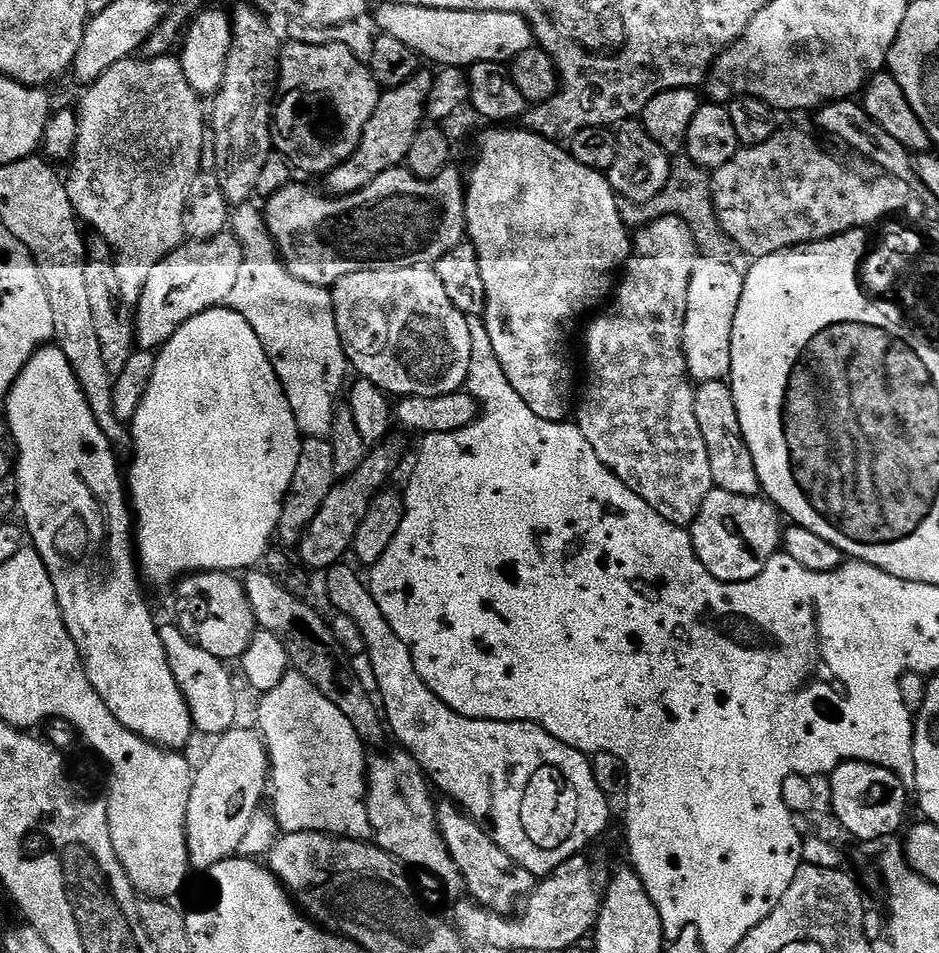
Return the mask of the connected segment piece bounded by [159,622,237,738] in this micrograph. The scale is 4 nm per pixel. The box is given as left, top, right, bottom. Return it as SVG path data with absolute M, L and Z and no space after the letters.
M175 623L159 625L162 646L166 646L166 654L170 662L170 670L186 698L192 711L192 722L197 733L205 732L211 738L219 738L228 732L236 723L236 688L232 685L232 676L227 672L225 661L214 658L214 654L206 654L198 645L192 644L184 637Z

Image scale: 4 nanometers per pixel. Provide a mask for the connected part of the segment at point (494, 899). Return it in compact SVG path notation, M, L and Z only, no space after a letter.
M444 802L436 809L436 820L450 850L450 858L454 858L454 866L458 866L462 874L467 895L472 895L481 904L481 909L508 914L517 907L521 898L531 894L538 883L537 877L532 876L530 870L515 864L510 854L499 848L491 835L467 812L457 807L455 803Z

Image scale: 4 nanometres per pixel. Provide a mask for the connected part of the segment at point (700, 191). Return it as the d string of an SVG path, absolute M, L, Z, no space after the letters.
M681 158L677 164L675 161L671 169L672 173L666 186L650 202L630 202L617 199L618 214L622 218L624 227L629 230L639 230L645 228L650 222L661 220L664 216L679 216L681 220L688 223L688 228L696 239L697 249L707 259L721 260L727 264L733 263L737 259L735 256L738 256L738 249L735 242L726 234L726 230L722 230L716 217L709 173L687 158Z

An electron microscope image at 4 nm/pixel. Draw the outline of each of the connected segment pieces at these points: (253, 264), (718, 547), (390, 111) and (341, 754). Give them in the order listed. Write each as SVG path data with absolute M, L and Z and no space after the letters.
M252 202L239 205L235 209L230 228L244 251L242 270L238 270L238 282L234 290L230 290L227 307L233 308L258 334L270 362L284 388L286 398L290 402L290 410L294 410L294 418L300 433L307 439L327 439L336 417L338 401L334 397L339 394L344 379L350 373L348 355L344 353L344 344L340 341L336 314L332 305L332 294L329 289L319 288L310 282L302 282L302 278L294 278L276 250L276 243L268 232L265 217L256 213Z
M713 487L712 493L702 504L702 510L696 516L695 522L690 525L692 533L692 545L697 558L706 566L706 570L715 580L721 580L727 584L737 584L758 578L770 562L770 558L777 555L782 548L782 513L775 504L760 496L739 496L730 494L726 490Z
M420 70L402 86L387 89L381 95L370 122L366 122L356 152L350 158L346 158L346 162L339 164L333 172L327 173L329 193L336 196L348 196L352 192L360 192L386 170L403 165L407 161L410 146L426 116L428 91L432 88L433 79L431 71L428 73Z
M295 670L288 671L274 686L274 690L259 697L260 709L256 712L258 731L268 745L270 765L270 788L276 791L274 815L279 831L285 832L327 832L330 836L347 836L350 840L364 840L372 836L368 817L368 782L366 779L366 755L359 736L349 735L348 744L340 736L328 736L324 729L324 708L322 697L307 678Z

